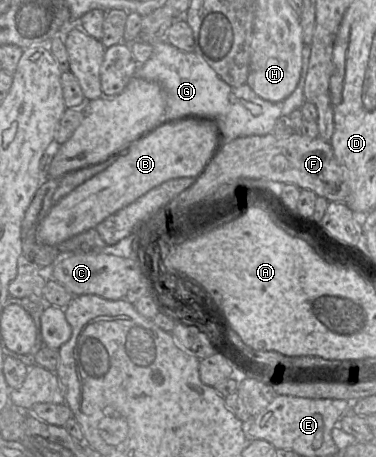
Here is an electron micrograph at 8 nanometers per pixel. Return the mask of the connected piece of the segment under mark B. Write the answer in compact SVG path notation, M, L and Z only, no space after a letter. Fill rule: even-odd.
M186 121L157 129L144 139L124 148L116 156L114 163L54 204L38 226L38 239L56 246L95 228L110 215L168 180L198 177L214 144L215 130L208 123Z

